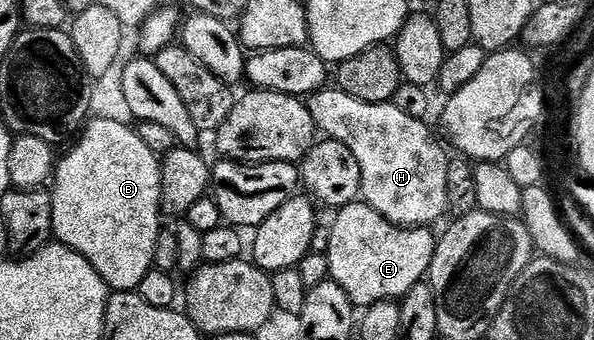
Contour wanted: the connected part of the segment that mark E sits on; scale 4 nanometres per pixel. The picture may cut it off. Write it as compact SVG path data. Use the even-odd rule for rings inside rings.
M363 201L348 203L336 215L337 220L329 231L329 274L342 287L343 292L347 293L354 308L366 309L375 302L400 300L414 285L428 276L437 245L437 239L429 227L397 227L379 213L375 213L375 209L371 209Z

